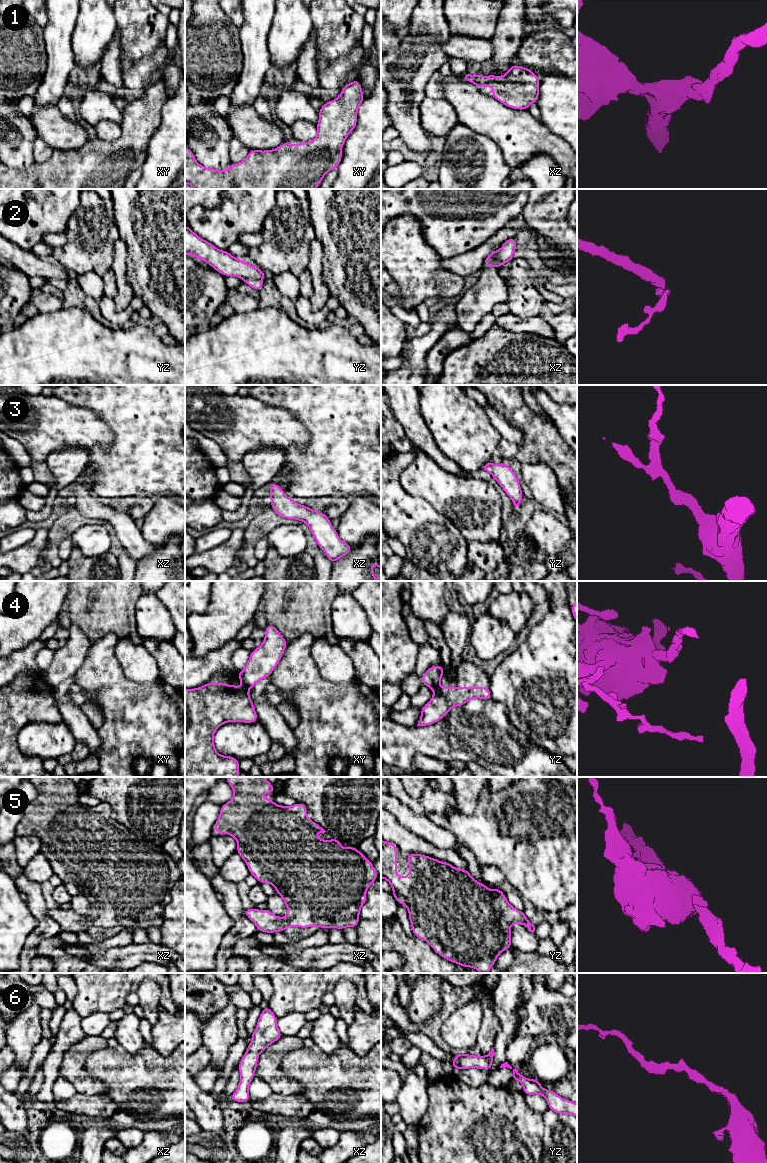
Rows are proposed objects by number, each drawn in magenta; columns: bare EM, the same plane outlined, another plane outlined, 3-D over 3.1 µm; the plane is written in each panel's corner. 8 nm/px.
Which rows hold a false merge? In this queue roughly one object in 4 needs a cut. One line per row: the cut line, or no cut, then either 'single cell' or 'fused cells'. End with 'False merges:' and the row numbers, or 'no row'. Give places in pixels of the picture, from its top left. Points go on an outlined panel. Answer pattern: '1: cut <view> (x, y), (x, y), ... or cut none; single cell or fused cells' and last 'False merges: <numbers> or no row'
1: cut none; single cell
2: cut yz (244, 280), (257, 278), (261, 281); fused cells
3: cut none; single cell
4: cut xy (243, 686), (249, 688); fused cells
5: cut none; single cell
6: cut none; single cell
False merges: 2, 4

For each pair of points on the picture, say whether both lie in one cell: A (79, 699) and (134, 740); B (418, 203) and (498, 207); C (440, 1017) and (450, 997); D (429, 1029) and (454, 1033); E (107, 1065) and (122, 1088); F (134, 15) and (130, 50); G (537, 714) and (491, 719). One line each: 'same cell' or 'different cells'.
A: different cells
B: same cell
C: same cell
D: different cells
E: same cell
F: same cell
G: different cells

